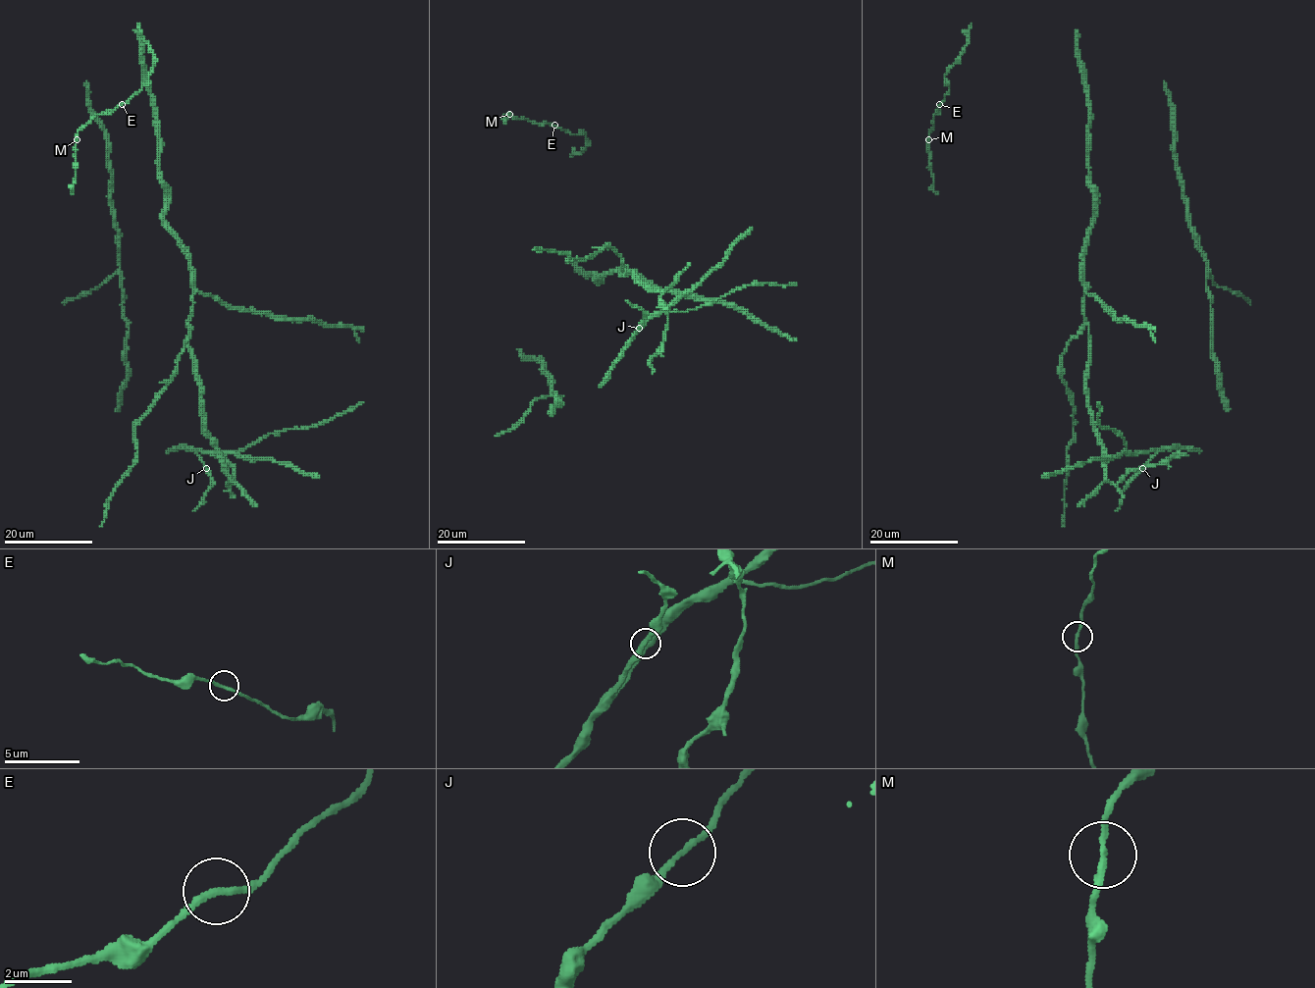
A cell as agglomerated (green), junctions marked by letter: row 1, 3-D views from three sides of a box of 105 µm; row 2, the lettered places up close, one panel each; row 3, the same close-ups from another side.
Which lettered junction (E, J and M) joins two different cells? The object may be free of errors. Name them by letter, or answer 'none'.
none

